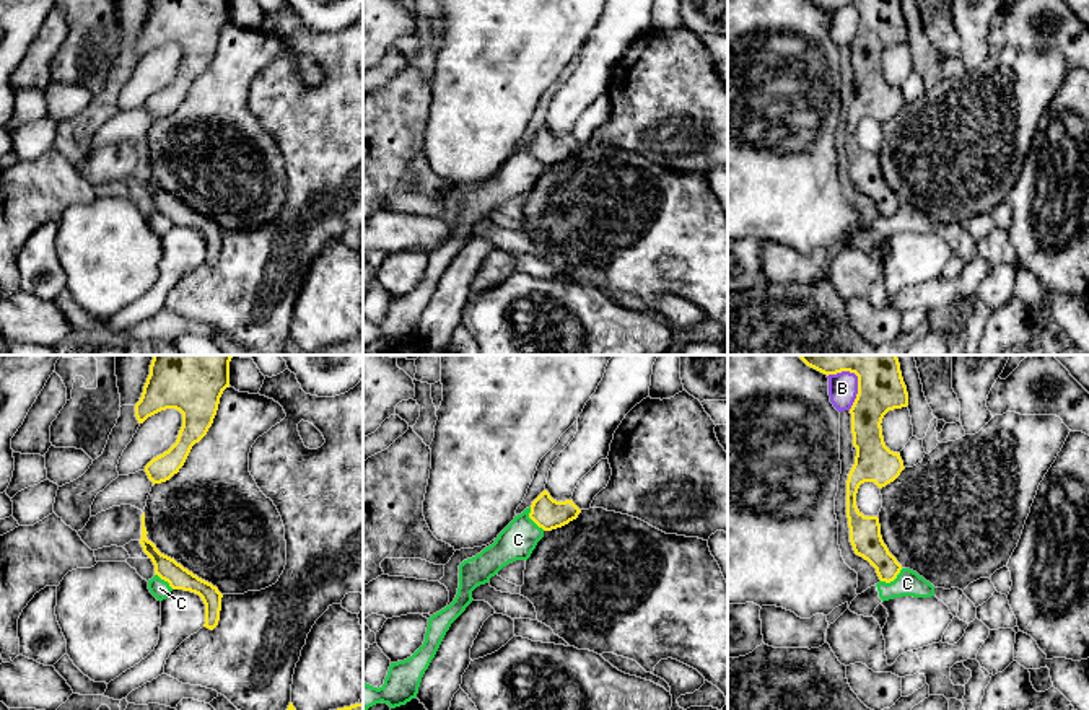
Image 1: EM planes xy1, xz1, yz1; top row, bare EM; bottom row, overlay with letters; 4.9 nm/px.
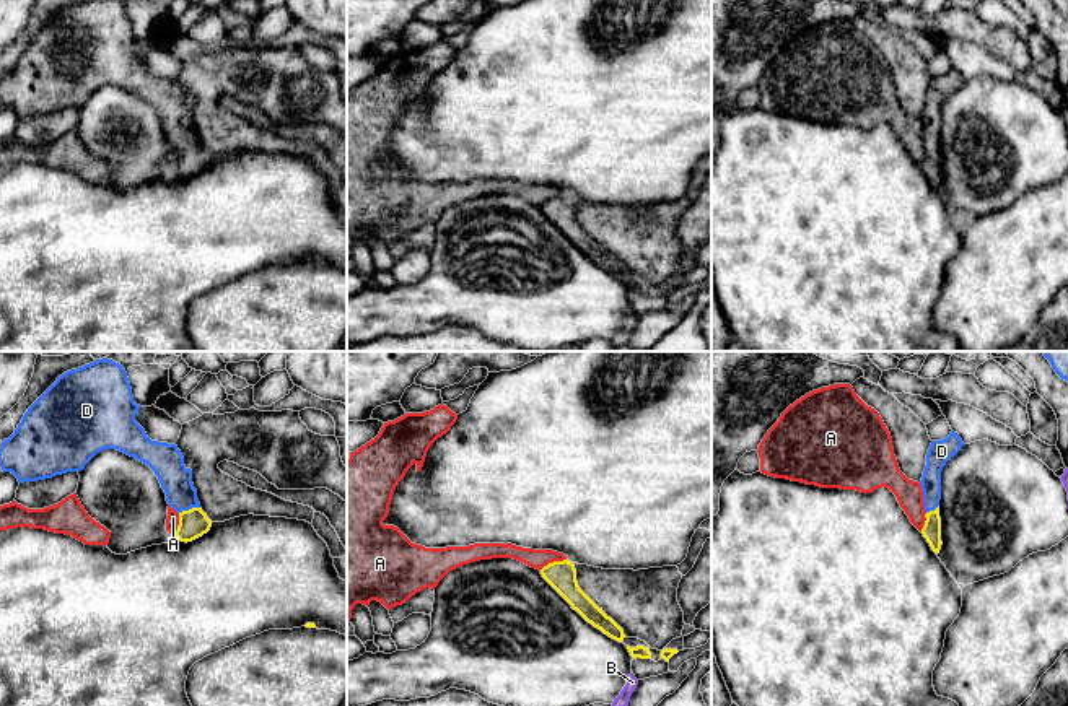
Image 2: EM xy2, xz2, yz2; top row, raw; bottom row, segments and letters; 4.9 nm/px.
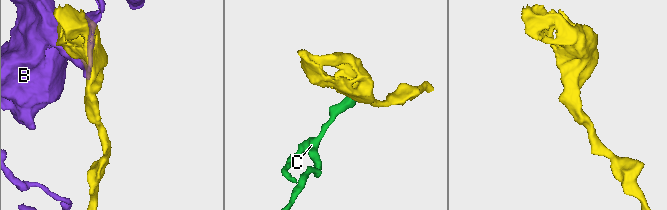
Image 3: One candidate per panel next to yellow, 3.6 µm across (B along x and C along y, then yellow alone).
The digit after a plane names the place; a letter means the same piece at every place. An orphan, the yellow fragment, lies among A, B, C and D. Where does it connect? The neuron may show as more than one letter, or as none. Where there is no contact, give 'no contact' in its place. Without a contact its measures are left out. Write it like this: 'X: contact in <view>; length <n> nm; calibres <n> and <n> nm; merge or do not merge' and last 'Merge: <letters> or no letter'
A: contact in xz2; length 150 nm; calibres 140 and 100 nm; do not merge
B: contact in yz1; length 220 nm; calibres 240 and 140 nm; do not merge
C: contact in xz1; length 140 nm; calibres 160 and 180 nm; do not merge
D: contact in xy2; length 120 nm; calibres 140 and 160 nm; merge
Merge: D

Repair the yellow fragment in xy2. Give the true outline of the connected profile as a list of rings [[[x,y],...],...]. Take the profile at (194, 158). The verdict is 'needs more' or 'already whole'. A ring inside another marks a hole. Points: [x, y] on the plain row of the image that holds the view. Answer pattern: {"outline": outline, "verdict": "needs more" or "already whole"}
{"outline": [[[85,0],[57,13],[57,16],[28,44],[15,68],[0,81],[0,102],[11,107],[20,119],[52,114],[67,107],[80,107],[104,85],[117,85],[147,99],[158,112],[166,129],[168,140],[179,150],[176,172],[192,177],[212,163],[212,156],[202,146],[197,125],[192,119],[192,106],[184,101],[184,93],[176,80],[151,76],[135,57],[140,41],[134,37],[132,23],[120,0]]], "verdict": "needs more"}

